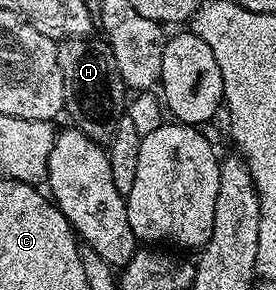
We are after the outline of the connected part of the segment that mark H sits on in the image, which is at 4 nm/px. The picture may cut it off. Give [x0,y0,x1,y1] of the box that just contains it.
[58,37,129,144]

